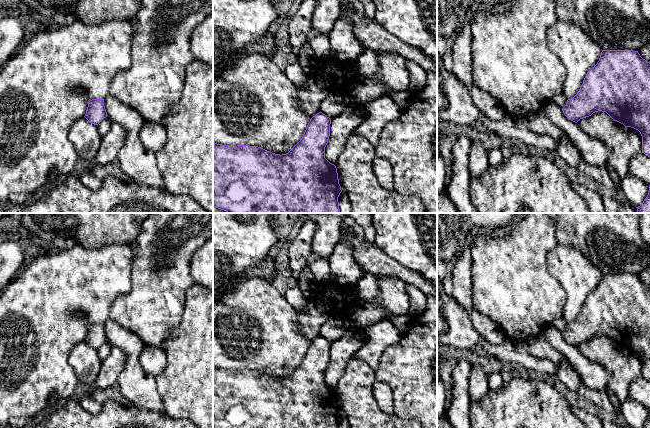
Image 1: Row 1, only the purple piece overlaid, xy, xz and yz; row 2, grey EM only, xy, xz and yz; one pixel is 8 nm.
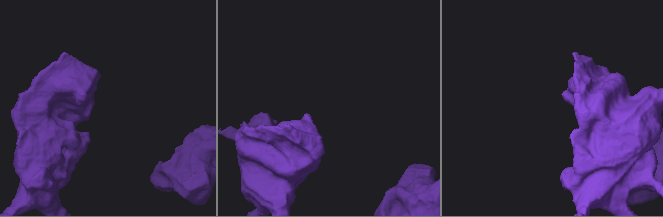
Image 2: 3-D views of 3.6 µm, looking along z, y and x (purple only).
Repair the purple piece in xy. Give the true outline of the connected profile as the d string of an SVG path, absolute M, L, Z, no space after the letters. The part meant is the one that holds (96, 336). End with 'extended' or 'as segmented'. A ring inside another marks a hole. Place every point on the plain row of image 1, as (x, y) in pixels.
M104 323L90 324L84 341L94 349L98 349L104 342L106 342L107 336L104 330Z; as segmented

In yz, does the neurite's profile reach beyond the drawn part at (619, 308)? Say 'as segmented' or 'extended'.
as segmented

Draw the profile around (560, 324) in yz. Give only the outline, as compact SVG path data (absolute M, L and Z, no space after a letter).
M556 318L551 322L551 326L555 327L557 330L563 332L567 327L567 322L564 318Z

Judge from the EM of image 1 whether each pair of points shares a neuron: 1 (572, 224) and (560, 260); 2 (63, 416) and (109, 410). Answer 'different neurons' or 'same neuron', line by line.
1: different neurons
2: same neuron

